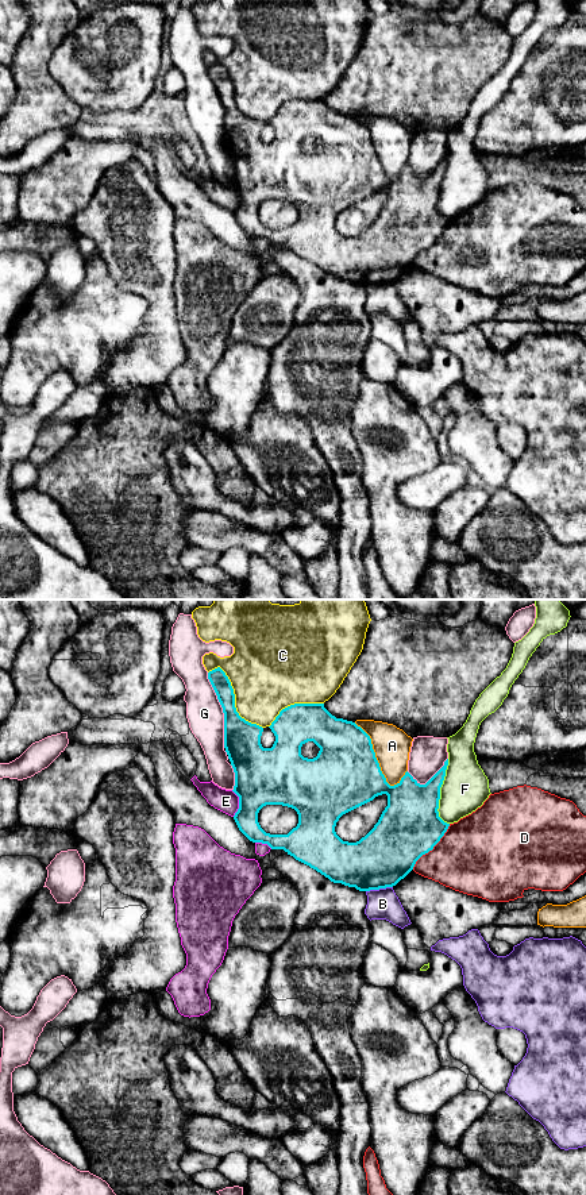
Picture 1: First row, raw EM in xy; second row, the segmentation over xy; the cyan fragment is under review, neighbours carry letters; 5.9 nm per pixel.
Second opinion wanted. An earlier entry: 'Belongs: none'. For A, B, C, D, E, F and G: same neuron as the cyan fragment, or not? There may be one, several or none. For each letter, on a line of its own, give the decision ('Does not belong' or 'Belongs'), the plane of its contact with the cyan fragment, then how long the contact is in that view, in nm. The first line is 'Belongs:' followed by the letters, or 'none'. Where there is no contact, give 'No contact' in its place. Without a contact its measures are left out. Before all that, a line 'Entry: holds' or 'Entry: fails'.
Entry: holds
Belongs: none
A: Does not belong. Touches cyan in xy. Shared border 460 nm
B: Does not belong. Touches cyan in xy. Shared border 160 nm
C: Does not belong. Touches cyan in xy. Shared border 480 nm
D: Does not belong. Touches cyan in xy. Shared border 360 nm
E: Does not belong. Touches cyan in xy. Shared border 160 nm
F: Does not belong. Touches cyan in xy. Shared border 400 nm
G: Does not belong. Touches cyan in xy. Shared border 460 nm

